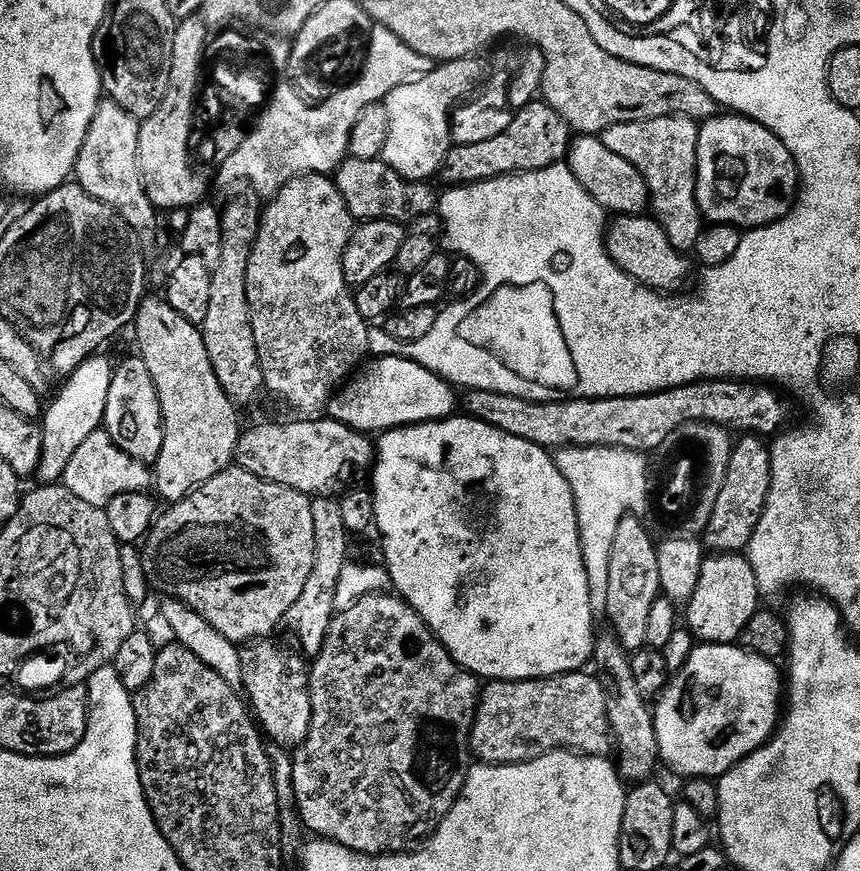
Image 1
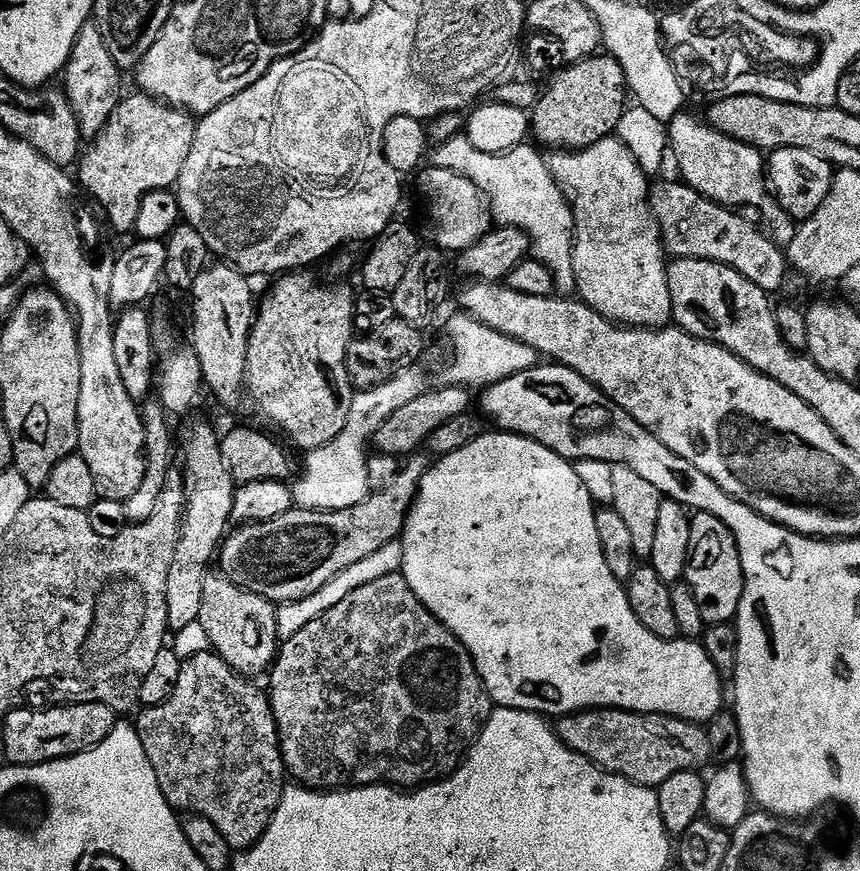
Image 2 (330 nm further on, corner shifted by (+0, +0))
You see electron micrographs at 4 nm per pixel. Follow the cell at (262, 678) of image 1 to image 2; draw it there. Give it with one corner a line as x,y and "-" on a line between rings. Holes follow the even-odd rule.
209,574
202,590
202,610
199,622
206,630
211,651
229,664
239,676
257,678
276,662
282,643
276,621
277,605
253,592
247,592
229,582
222,574

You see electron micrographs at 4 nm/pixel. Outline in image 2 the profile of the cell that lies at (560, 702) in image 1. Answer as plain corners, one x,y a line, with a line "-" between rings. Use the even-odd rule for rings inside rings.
590,708
586,712
572,712
568,716
559,717
558,720
558,735
562,743
565,744
570,750
574,750
578,754
586,757
591,764
596,764
604,772
609,772
615,776
626,778
635,784
641,784
653,790
659,788
662,782
666,782
666,778
672,777
679,772
695,772
703,769
703,764
706,765
711,761
712,755
710,754
710,738
707,731
699,724
688,724
685,720
679,720
673,716
655,716
654,714
644,714
643,712
623,712
620,708

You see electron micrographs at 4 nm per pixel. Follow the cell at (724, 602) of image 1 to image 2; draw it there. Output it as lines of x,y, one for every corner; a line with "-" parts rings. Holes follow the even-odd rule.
698,512
692,516
690,542
692,552
688,556
686,583
694,590
705,625
732,624
744,593
742,558
734,534
718,518

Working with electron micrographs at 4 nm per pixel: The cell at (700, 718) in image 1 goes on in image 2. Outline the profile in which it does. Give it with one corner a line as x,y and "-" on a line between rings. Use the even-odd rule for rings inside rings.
488,430
483,436
470,442
470,446
462,446
462,450
454,450
454,454
441,456
435,463
420,479
420,489
416,492
416,500
408,512
408,520
402,533
400,567
406,582
410,582
410,590
414,590
426,610
430,610
430,614
434,614
434,618
445,624
459,638
462,646
466,646
493,705
538,712
545,718
559,718
572,712
586,712
590,708
620,708
623,712
673,716
688,724
701,726
707,725
708,721
722,711
725,707
726,684
721,680
714,662
710,662
710,654
706,654
703,643
683,638
663,640
650,634
650,630
646,630
646,626
638,622
638,614
634,614
630,606
625,585
618,578
614,578
614,574
610,574
610,566
606,566
602,542
598,542
598,508
590,490
586,490
586,486
582,486
578,479
573,461
563,460
558,454
554,454
554,450
525,436
518,436
514,432

